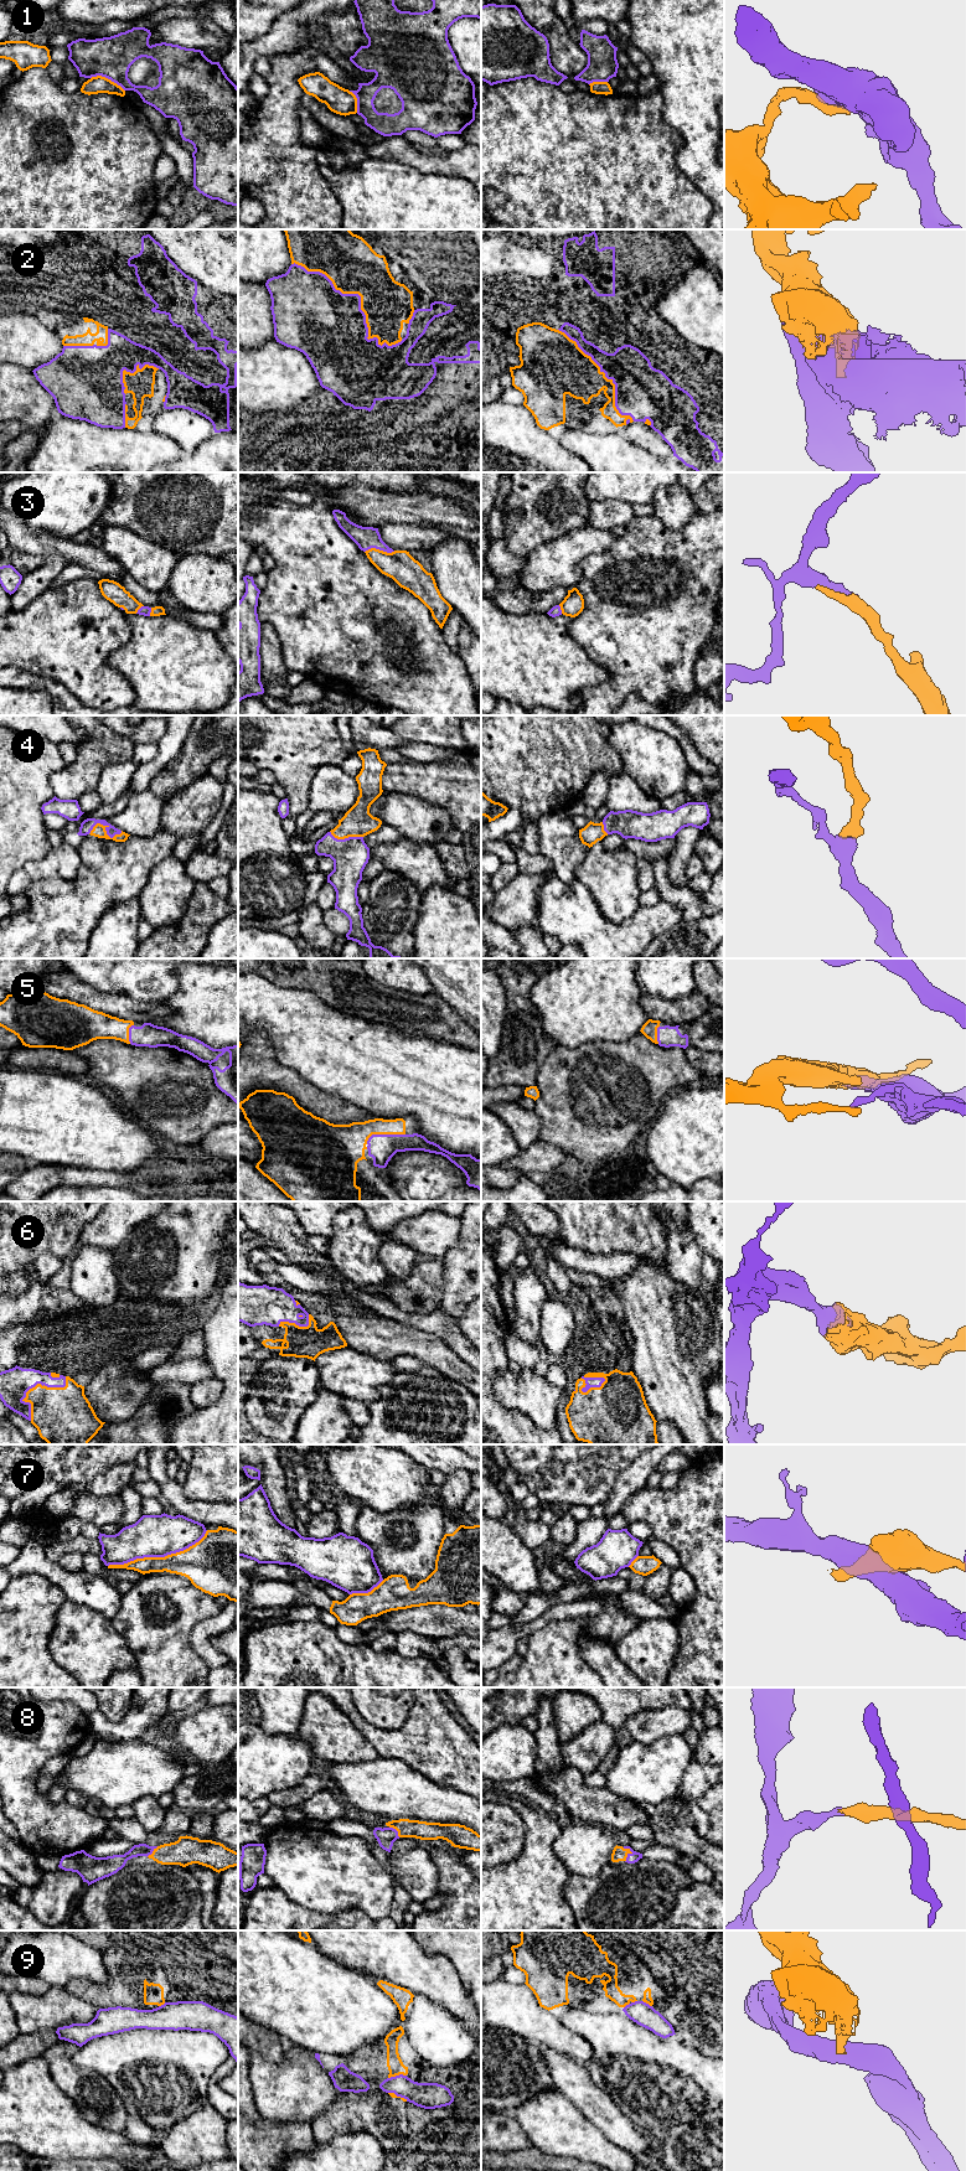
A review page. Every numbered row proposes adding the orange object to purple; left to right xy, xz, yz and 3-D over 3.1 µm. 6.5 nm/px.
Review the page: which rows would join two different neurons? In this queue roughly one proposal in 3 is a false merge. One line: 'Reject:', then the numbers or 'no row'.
Reject: 1, 7, 9

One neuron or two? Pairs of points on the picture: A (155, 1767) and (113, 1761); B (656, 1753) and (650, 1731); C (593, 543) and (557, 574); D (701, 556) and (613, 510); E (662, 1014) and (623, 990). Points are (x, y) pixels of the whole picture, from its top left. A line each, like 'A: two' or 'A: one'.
A: one
B: two
C: one
D: two
E: two

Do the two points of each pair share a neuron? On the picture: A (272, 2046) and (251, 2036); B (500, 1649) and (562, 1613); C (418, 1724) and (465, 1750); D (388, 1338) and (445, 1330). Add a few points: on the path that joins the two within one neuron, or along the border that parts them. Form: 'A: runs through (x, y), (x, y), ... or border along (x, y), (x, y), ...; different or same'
A: runs through (267, 2042), (256, 2037); same
B: runs through (515, 1634), (528, 1629), (547, 1617); same
C: runs through (429, 1735), (444, 1750), (454, 1750); same
D: border along (403, 1323), (435, 1334), (454, 1350); different

